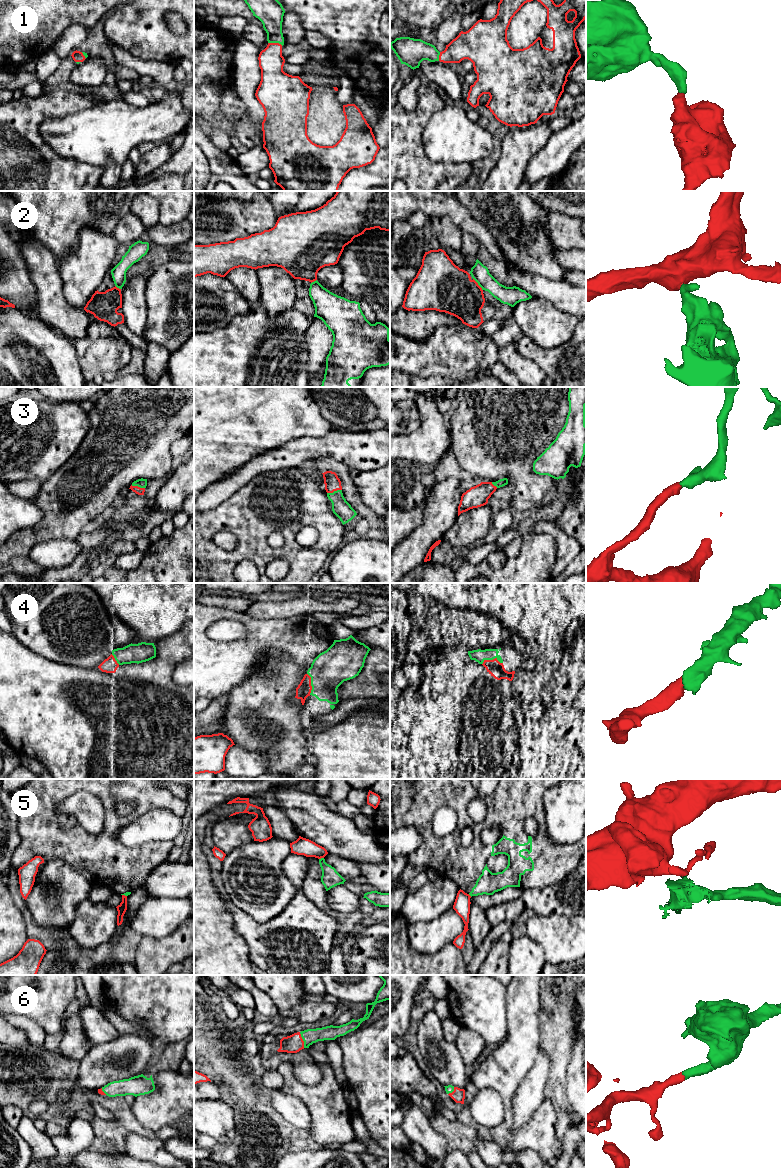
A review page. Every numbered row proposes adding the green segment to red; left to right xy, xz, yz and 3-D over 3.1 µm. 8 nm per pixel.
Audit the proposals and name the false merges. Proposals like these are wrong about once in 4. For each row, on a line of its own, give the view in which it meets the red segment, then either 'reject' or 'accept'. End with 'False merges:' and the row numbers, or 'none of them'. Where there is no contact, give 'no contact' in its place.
1: meets red in xz; accept
2: meets red in yz; reject
3: meets red in xz; accept
4: meets red in yz; accept
5: meets red in xz; reject
6: meets red in xz; accept
False merges: 2, 5

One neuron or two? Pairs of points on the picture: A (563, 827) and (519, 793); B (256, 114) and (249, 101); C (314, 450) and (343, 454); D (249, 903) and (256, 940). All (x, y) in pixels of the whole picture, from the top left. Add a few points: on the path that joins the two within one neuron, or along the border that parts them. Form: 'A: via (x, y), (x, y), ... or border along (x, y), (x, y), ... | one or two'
A: border along (545, 790), (543, 796), (544, 825), (549, 836) | two
B: via (256, 111), (252, 104) | one
C: via (321, 450), (336, 450) | one
D: border along (233, 904), (261, 923), (266, 923), (275, 917) | two

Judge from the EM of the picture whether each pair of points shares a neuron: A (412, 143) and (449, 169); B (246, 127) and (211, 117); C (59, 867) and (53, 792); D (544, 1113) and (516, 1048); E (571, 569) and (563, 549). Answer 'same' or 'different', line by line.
A: same
B: different
C: different
D: same
E: different

